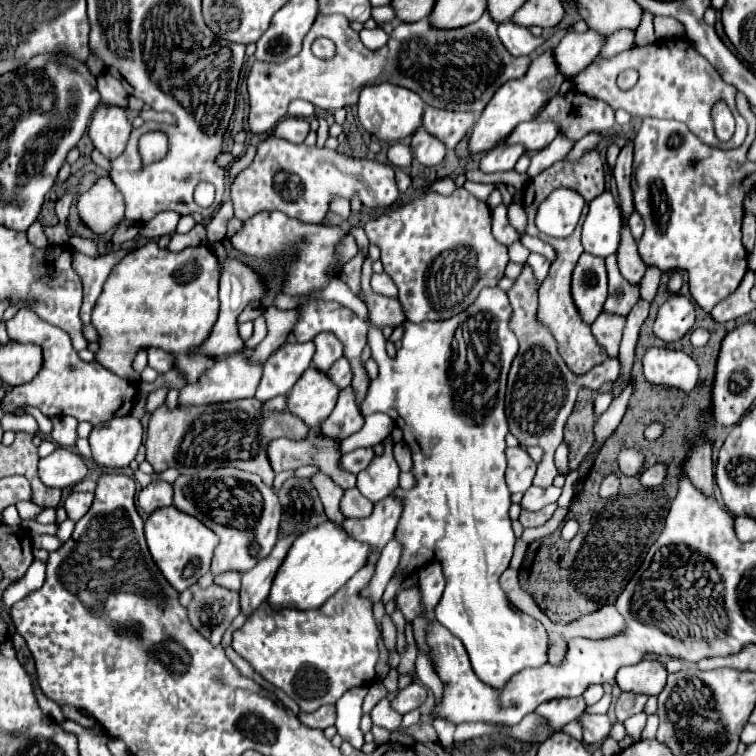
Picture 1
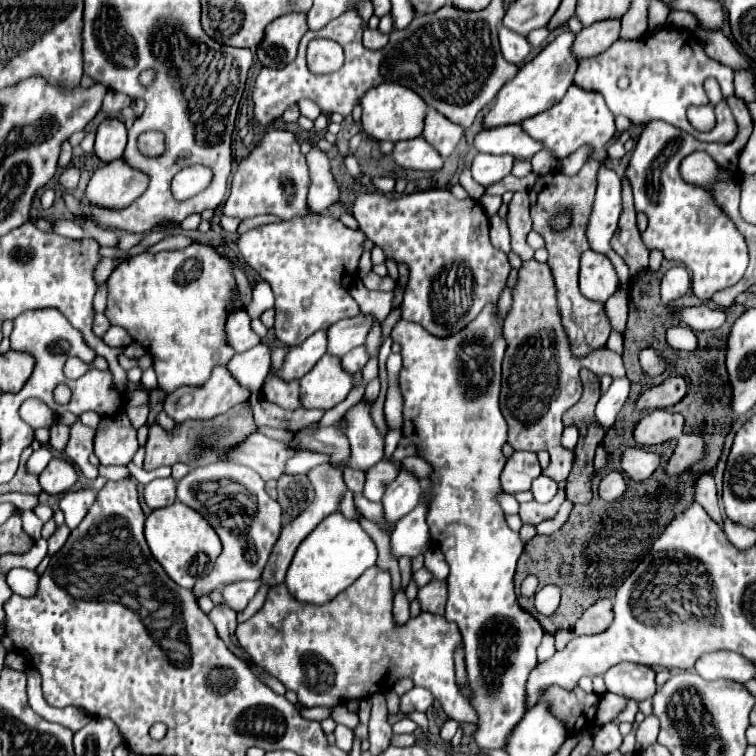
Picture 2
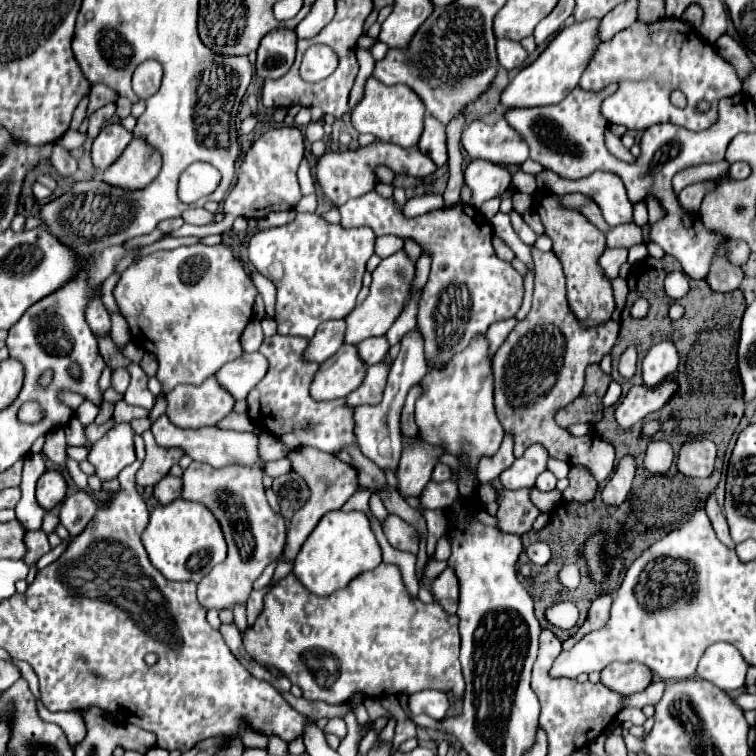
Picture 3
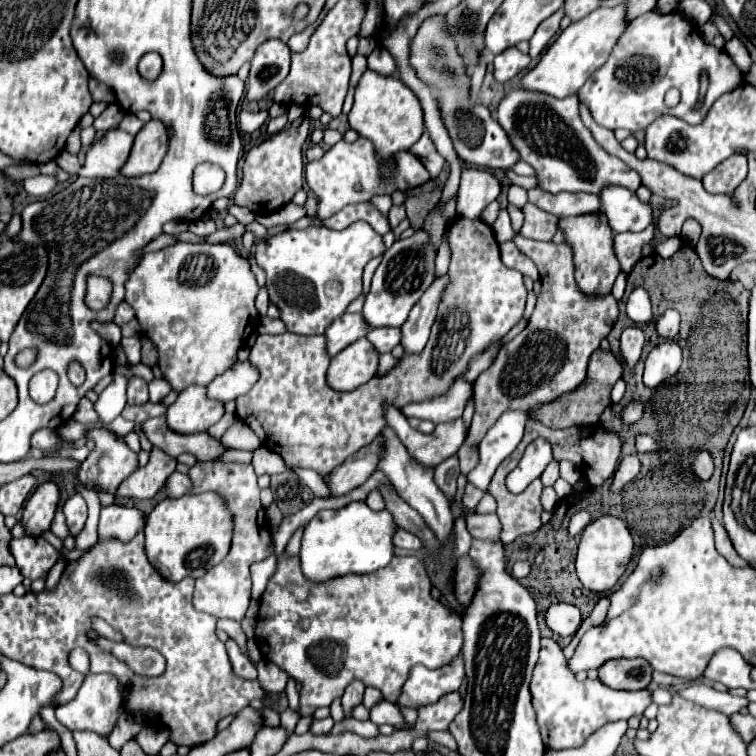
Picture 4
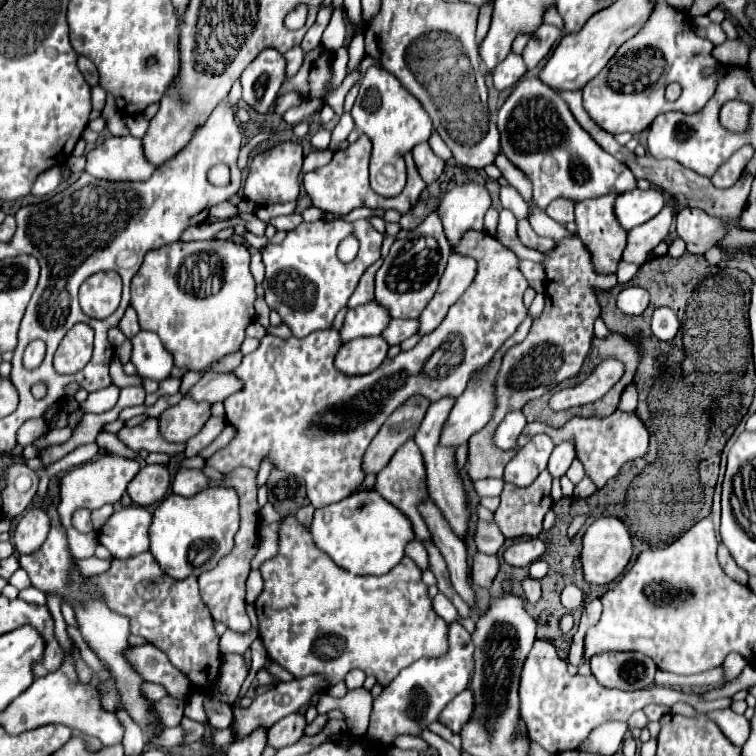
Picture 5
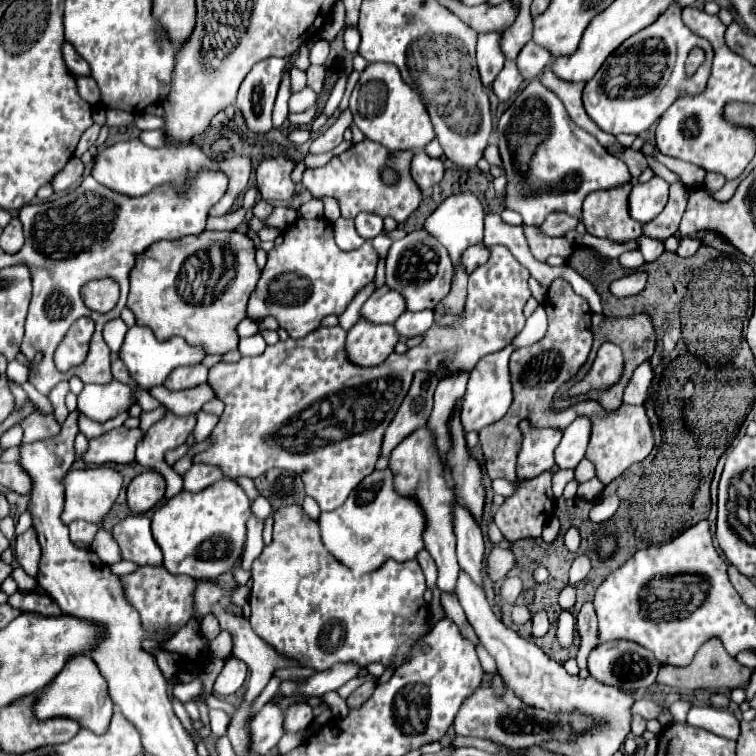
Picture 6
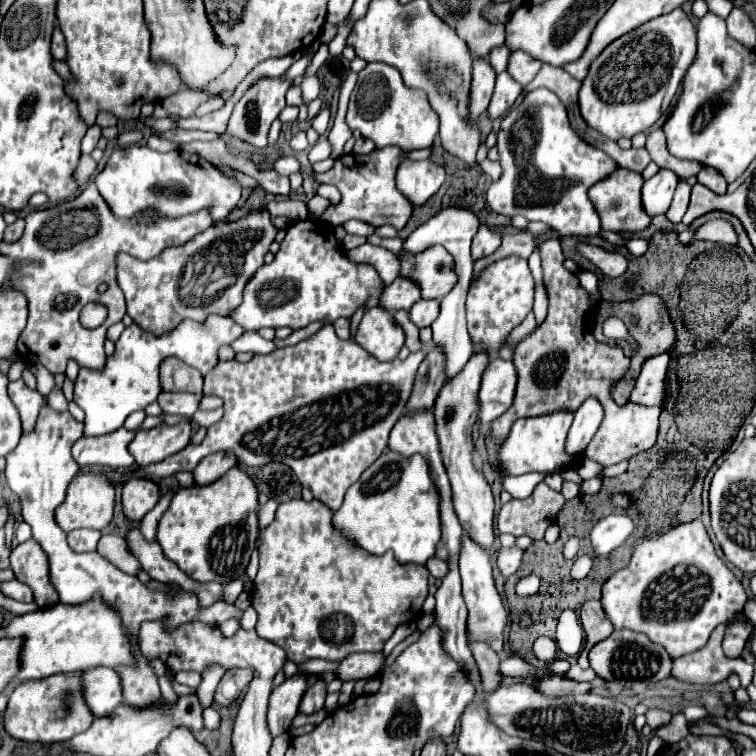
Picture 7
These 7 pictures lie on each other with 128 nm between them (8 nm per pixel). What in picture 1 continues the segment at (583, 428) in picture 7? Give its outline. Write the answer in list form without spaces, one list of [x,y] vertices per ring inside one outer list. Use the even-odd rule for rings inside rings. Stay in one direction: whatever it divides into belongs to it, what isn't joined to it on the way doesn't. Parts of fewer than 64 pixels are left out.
[[[530,486],[530,488],[526,490],[526,494],[524,494],[520,506],[534,512],[534,510],[540,510],[540,508],[544,508],[544,506],[556,502],[556,500],[560,498],[560,494],[562,494],[562,490],[556,488],[556,486],[548,486],[548,488]]]

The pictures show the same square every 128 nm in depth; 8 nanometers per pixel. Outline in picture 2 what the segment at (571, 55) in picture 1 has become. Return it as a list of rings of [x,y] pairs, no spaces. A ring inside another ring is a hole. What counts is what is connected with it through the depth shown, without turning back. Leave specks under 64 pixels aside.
[[[600,20],[588,28],[582,28],[574,42],[576,58],[590,58],[610,48],[610,44],[620,38],[620,26],[620,20]]]

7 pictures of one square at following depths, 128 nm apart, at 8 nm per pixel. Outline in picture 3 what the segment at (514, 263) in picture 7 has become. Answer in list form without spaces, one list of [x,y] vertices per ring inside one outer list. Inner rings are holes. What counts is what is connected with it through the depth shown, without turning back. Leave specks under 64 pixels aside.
[[[368,192],[360,198],[348,200],[340,208],[340,226],[342,228],[370,226],[376,232],[376,236],[384,236],[384,234],[394,234],[400,238],[410,236],[432,254],[432,270],[430,270],[428,284],[424,286],[424,296],[420,300],[420,310],[418,310],[418,326],[426,342],[428,368],[444,368],[444,364],[452,360],[454,354],[462,352],[472,342],[472,338],[484,336],[492,324],[512,318],[520,310],[522,296],[524,296],[524,278],[508,262],[496,258],[492,248],[492,236],[494,236],[492,224],[484,218],[482,212],[478,212],[470,204],[458,204],[450,210],[432,210],[424,216],[406,220],[402,212],[394,208],[392,198],[384,200],[376,192]],[[268,336],[260,346],[260,354],[266,356],[270,368],[266,376],[250,390],[248,416],[258,428],[266,428],[268,434],[284,442],[288,448],[312,446],[336,456],[348,444],[356,444],[354,434],[354,408],[346,404],[346,398],[318,402],[310,396],[310,384],[318,372],[318,364],[304,360],[304,348],[310,340],[302,336]]]

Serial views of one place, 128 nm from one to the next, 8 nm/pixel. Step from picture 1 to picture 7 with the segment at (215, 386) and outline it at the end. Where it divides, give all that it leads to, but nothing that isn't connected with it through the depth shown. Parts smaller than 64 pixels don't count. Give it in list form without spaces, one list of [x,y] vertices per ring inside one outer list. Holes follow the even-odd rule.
[[[180,422],[176,426],[156,426],[150,430],[138,430],[134,440],[128,444],[128,452],[134,456],[138,466],[148,466],[164,460],[190,444],[190,424]]]

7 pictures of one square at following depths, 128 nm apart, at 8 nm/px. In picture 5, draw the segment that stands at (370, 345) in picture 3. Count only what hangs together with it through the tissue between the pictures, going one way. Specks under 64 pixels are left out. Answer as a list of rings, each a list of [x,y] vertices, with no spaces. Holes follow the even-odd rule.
[[[392,320],[386,330],[382,332],[382,336],[386,338],[386,342],[390,346],[404,342],[406,338],[416,334],[416,320]]]

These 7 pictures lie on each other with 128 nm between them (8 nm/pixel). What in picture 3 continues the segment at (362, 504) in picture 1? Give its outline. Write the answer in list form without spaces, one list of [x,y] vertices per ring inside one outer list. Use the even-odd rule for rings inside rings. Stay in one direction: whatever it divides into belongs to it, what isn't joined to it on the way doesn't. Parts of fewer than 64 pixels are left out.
[[[390,514],[386,518],[386,522],[382,524],[384,534],[388,538],[388,542],[398,548],[398,550],[406,550],[416,554],[418,552],[418,538],[416,538],[416,528],[410,526],[408,522],[404,522],[400,516]]]

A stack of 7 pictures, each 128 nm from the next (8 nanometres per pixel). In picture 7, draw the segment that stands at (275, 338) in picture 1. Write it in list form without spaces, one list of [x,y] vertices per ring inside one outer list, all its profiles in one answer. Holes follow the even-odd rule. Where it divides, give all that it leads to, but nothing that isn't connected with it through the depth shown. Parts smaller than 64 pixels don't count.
[[[160,392],[158,404],[164,414],[180,414],[192,416],[198,410],[200,396],[196,394],[180,394],[180,392]]]

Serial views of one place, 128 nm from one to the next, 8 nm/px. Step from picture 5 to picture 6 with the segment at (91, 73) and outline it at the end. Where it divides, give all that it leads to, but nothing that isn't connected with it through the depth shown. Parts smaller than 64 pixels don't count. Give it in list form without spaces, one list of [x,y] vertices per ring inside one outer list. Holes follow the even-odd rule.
[[[68,42],[62,44],[62,58],[64,58],[64,64],[70,68],[72,74],[88,76],[88,64],[76,54],[76,50],[72,48],[72,44],[68,44]]]

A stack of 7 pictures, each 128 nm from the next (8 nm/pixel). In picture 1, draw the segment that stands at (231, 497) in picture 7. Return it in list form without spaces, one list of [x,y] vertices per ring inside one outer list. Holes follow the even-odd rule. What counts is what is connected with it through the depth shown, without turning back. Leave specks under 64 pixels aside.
[[[168,506],[152,512],[144,522],[144,534],[154,562],[178,592],[184,592],[186,588],[196,584],[198,578],[210,570],[218,536],[210,528],[206,528],[200,520],[188,516],[186,512],[180,512],[176,506]]]

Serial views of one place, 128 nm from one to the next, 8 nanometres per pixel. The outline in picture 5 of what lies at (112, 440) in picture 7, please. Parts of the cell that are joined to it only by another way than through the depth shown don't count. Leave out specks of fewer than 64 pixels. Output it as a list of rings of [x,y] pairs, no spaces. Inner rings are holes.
[[[148,418],[140,426],[134,426],[134,428],[122,428],[116,436],[122,444],[132,448],[134,452],[146,450],[146,452],[166,452],[166,454],[174,456],[186,448],[184,444],[166,442],[158,432],[158,420],[156,418]]]

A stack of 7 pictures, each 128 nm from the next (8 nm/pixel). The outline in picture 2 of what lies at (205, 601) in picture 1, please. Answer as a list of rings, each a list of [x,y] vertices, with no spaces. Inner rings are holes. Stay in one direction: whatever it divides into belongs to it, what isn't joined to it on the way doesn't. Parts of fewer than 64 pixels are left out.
[[[222,604],[222,606],[216,606],[210,614],[210,620],[214,622],[214,626],[216,626],[216,632],[218,632],[218,636],[224,640],[224,644],[236,654],[236,656],[240,656],[240,658],[250,658],[246,652],[244,652],[244,648],[240,648],[238,646],[238,640],[236,640],[236,626],[238,626],[238,620],[236,620],[236,612],[232,610],[232,608],[228,608],[226,604]]]

